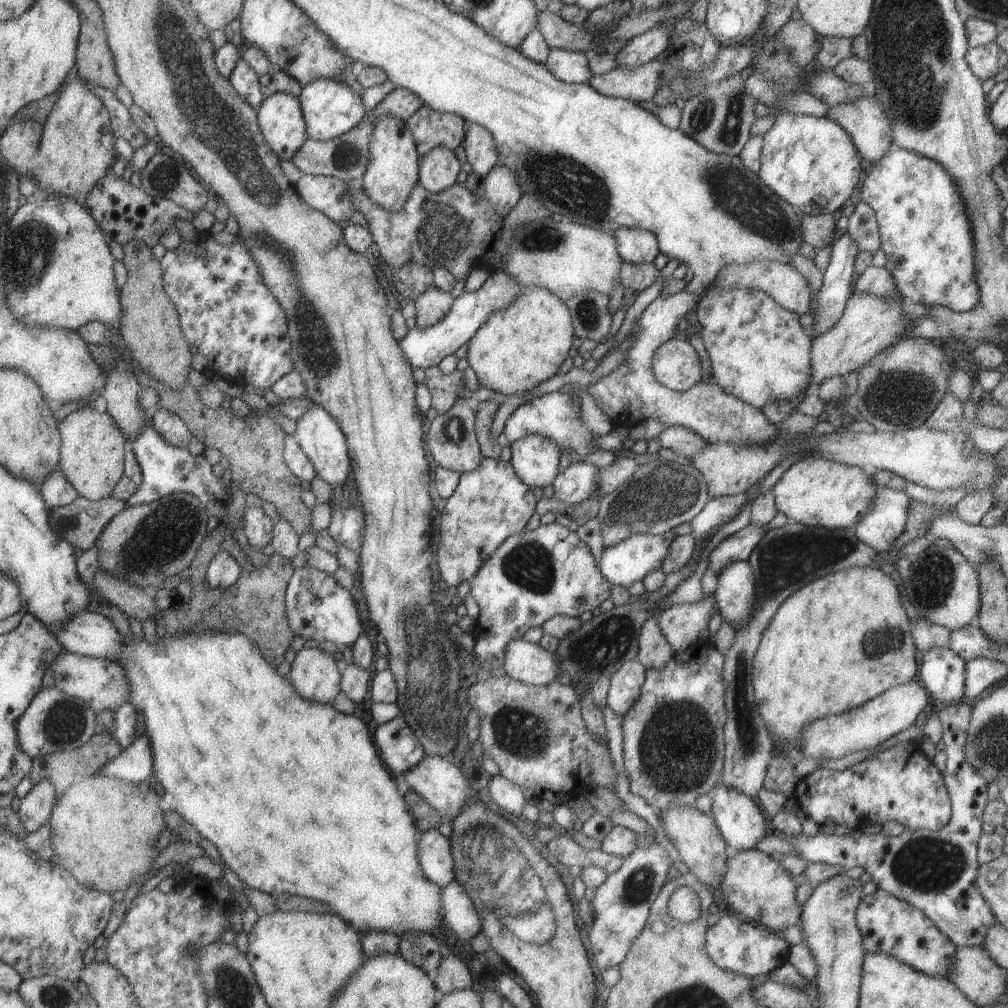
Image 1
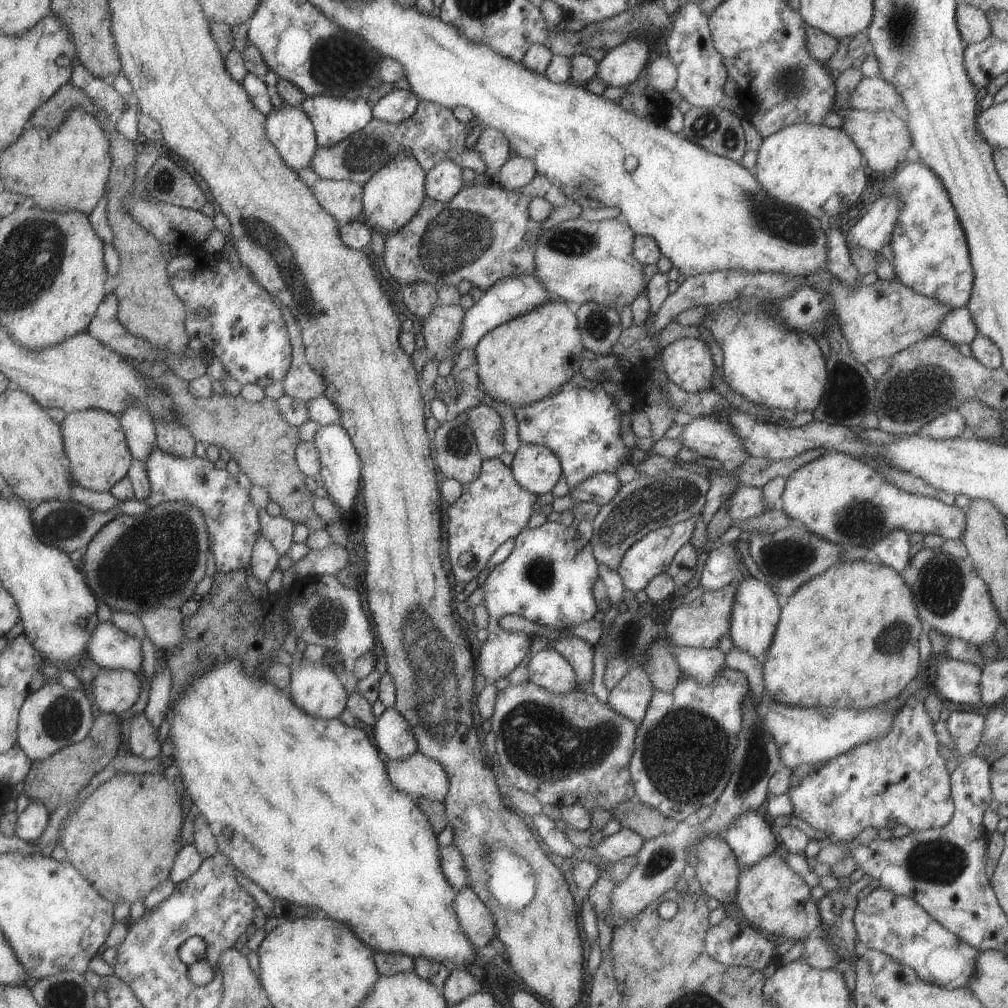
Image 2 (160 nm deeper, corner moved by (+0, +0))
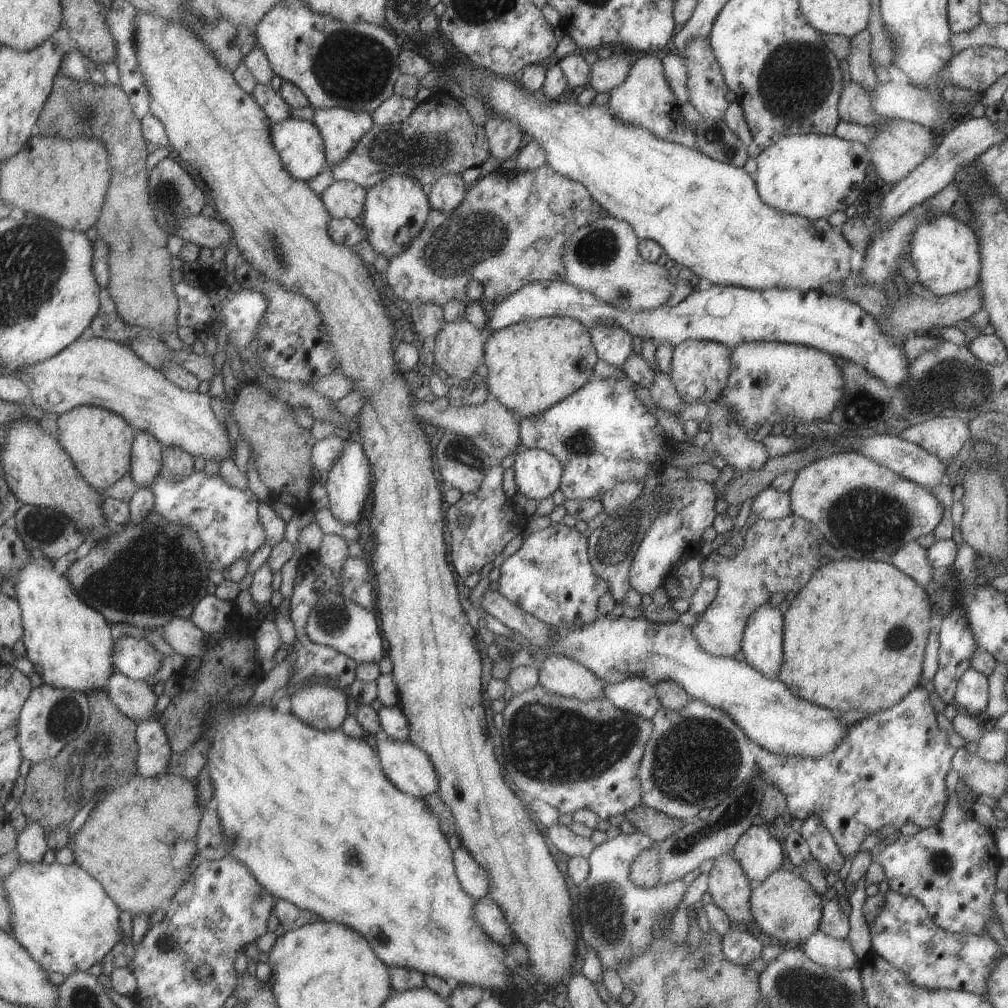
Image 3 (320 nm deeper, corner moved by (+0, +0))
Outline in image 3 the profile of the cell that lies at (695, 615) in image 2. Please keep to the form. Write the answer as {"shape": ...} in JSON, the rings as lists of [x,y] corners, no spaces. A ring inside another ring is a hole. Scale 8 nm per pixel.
{"shape":[[[797,515],[775,520],[757,519],[745,532],[744,543],[728,558],[711,551],[704,554],[701,568],[716,580],[715,598],[696,623],[689,627],[701,648],[716,657],[732,657],[741,648],[746,620],[771,594],[797,592],[821,566],[821,534],[815,525]]]}

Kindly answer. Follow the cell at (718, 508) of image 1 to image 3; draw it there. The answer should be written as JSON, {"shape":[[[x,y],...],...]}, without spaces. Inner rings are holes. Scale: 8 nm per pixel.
{"shape":[[[771,486],[764,488],[756,494],[750,513],[757,519],[775,520],[788,517],[792,514],[790,509],[790,496],[788,491],[781,492]]]}

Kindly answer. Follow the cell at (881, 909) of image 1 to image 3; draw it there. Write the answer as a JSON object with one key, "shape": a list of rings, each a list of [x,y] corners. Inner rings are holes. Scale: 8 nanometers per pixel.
{"shape":[[[895,891],[885,894],[874,924],[868,926],[871,953],[898,968],[916,987],[927,990],[951,989],[976,995],[988,993],[987,979],[1003,951],[988,933],[949,933],[940,929],[916,898]]]}

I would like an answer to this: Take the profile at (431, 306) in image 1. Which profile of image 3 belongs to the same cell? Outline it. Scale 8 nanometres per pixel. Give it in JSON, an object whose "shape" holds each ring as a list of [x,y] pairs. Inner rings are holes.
{"shape":[[[458,319],[452,323],[445,322],[434,338],[434,349],[431,350],[434,363],[446,372],[451,382],[471,378],[475,376],[477,362],[484,353],[484,338],[484,331],[465,319]]]}

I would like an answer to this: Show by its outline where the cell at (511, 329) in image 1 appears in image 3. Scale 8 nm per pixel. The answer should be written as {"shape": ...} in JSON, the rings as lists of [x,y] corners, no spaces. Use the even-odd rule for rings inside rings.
{"shape":[[[543,317],[537,320],[523,321],[522,323],[513,323],[512,325],[497,329],[489,338],[484,342],[484,364],[488,368],[488,376],[486,387],[490,397],[497,399],[504,407],[507,407],[512,413],[517,412],[520,418],[525,418],[531,415],[537,415],[538,412],[547,410],[550,406],[557,404],[572,392],[579,390],[589,379],[593,378],[593,366],[597,362],[598,356],[596,355],[593,343],[590,339],[588,330],[575,319],[567,317]]]}

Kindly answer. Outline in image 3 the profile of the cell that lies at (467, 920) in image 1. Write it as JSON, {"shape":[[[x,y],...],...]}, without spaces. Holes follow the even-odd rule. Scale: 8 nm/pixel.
{"shape":[[[485,896],[475,901],[474,919],[483,932],[486,932],[491,940],[498,942],[504,949],[517,941],[505,920],[503,911],[493,899]]]}

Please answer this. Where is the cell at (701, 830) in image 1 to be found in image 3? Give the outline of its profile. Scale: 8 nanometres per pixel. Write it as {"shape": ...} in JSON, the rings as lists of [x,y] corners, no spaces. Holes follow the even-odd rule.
{"shape":[[[731,855],[714,859],[713,868],[708,872],[706,890],[713,904],[728,916],[732,925],[745,927],[755,924],[750,911],[750,881]]]}

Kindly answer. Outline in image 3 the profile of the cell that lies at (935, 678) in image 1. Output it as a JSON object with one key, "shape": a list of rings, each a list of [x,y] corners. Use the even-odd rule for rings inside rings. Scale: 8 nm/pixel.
{"shape":[[[969,667],[957,681],[954,699],[970,716],[982,717],[988,705],[988,678]]]}

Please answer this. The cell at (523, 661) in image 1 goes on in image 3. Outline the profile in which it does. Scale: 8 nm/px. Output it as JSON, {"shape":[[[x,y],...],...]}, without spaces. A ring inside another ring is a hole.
{"shape":[[[551,655],[537,667],[538,684],[549,692],[587,702],[604,698],[604,681],[576,660]]]}

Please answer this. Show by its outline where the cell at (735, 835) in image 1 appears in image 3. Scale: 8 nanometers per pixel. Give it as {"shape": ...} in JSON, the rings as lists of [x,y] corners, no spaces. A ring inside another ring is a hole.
{"shape":[[[764,824],[751,825],[737,839],[731,857],[739,863],[750,882],[760,883],[782,868],[783,849]]]}

